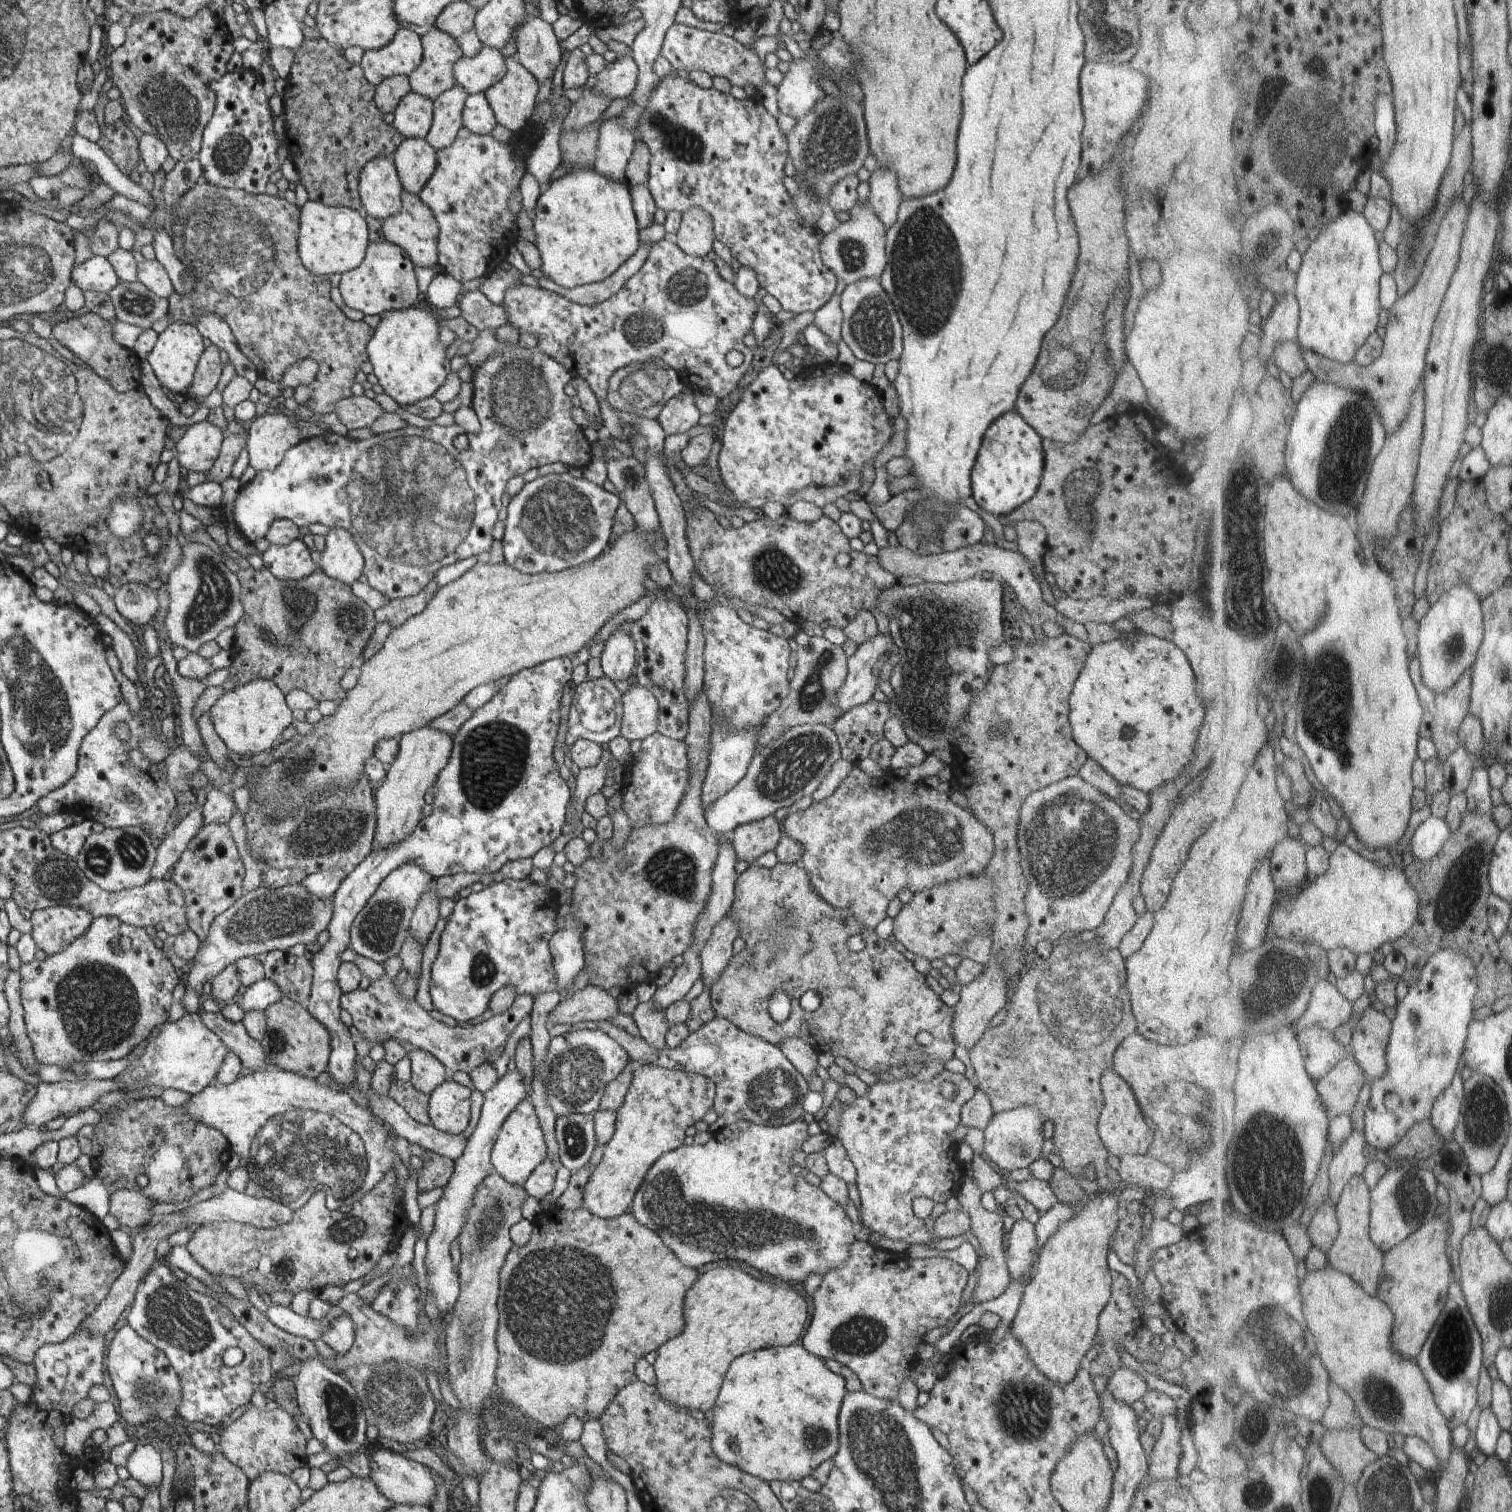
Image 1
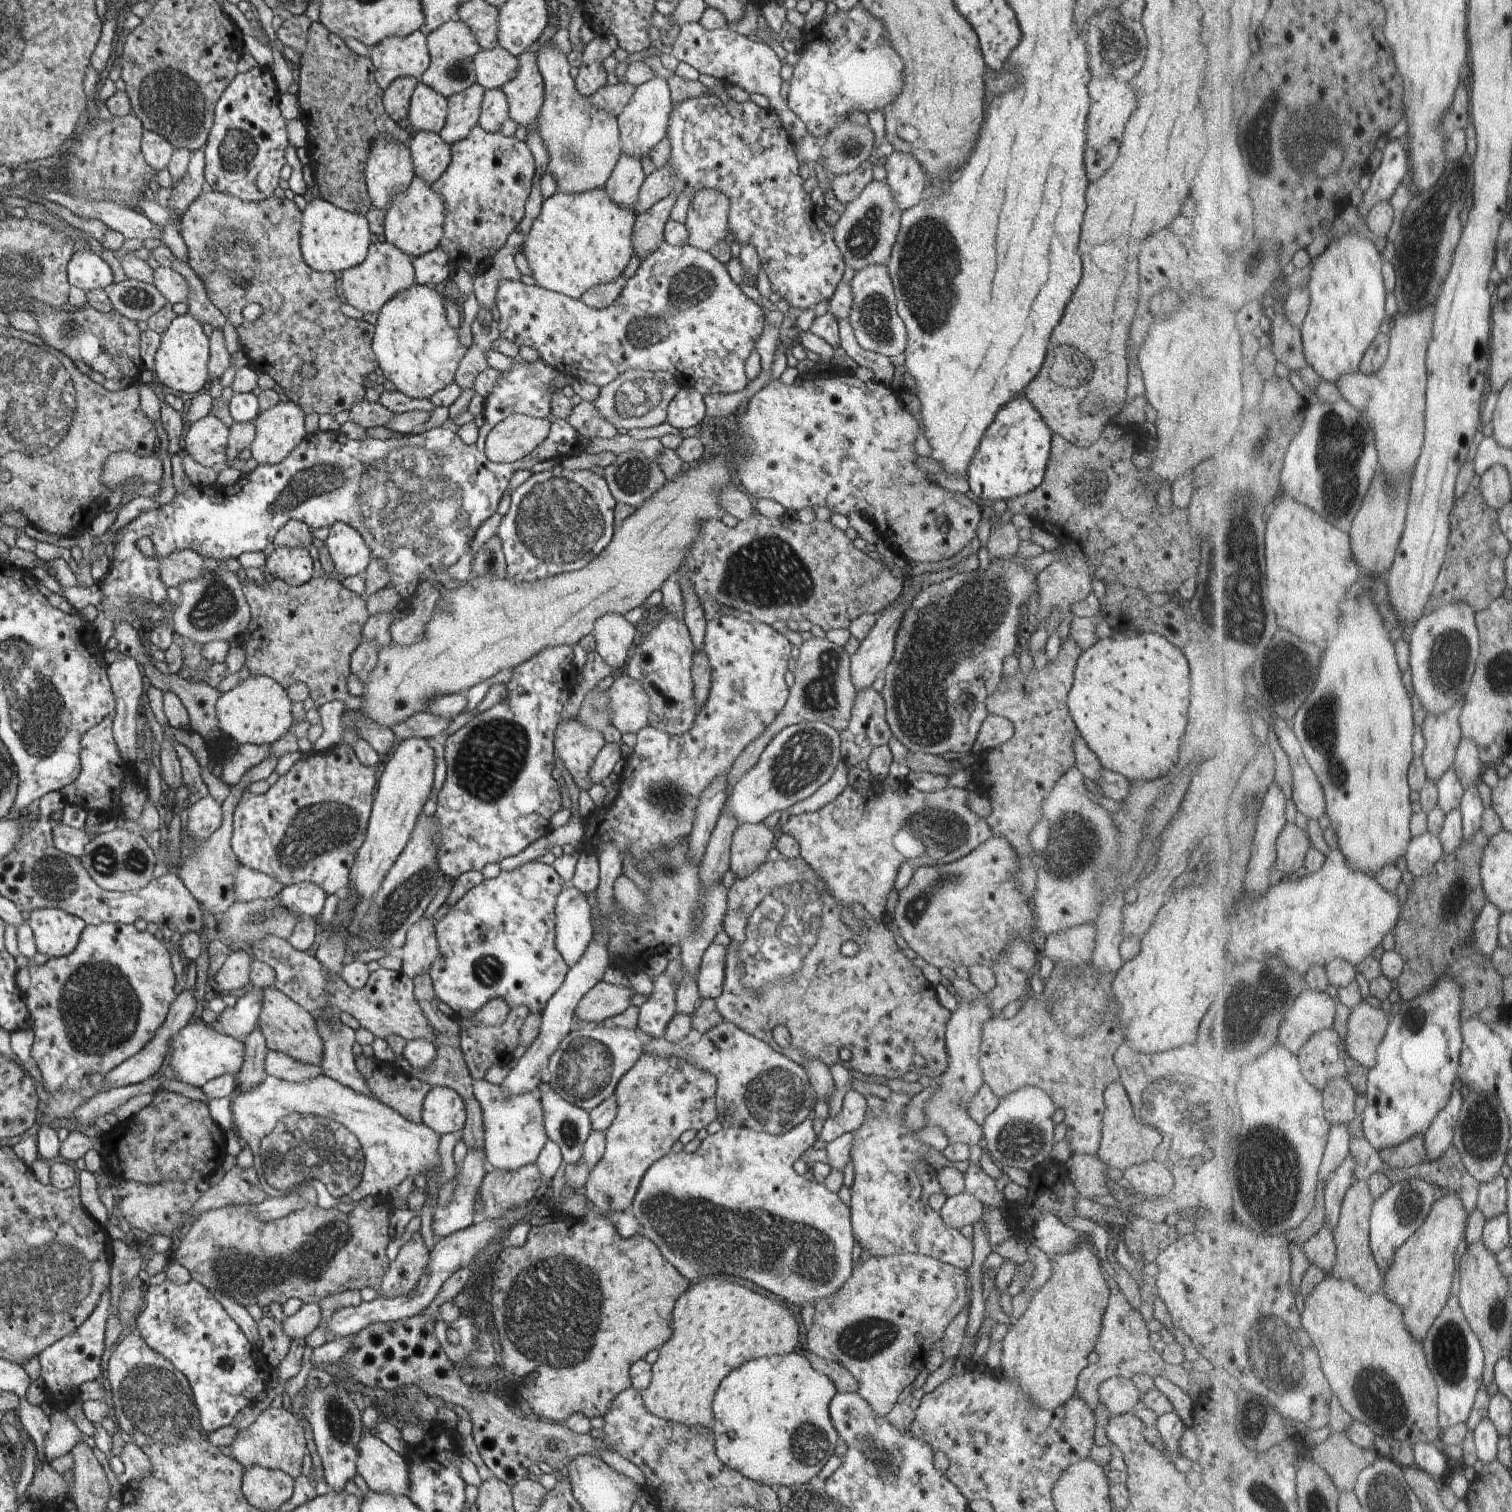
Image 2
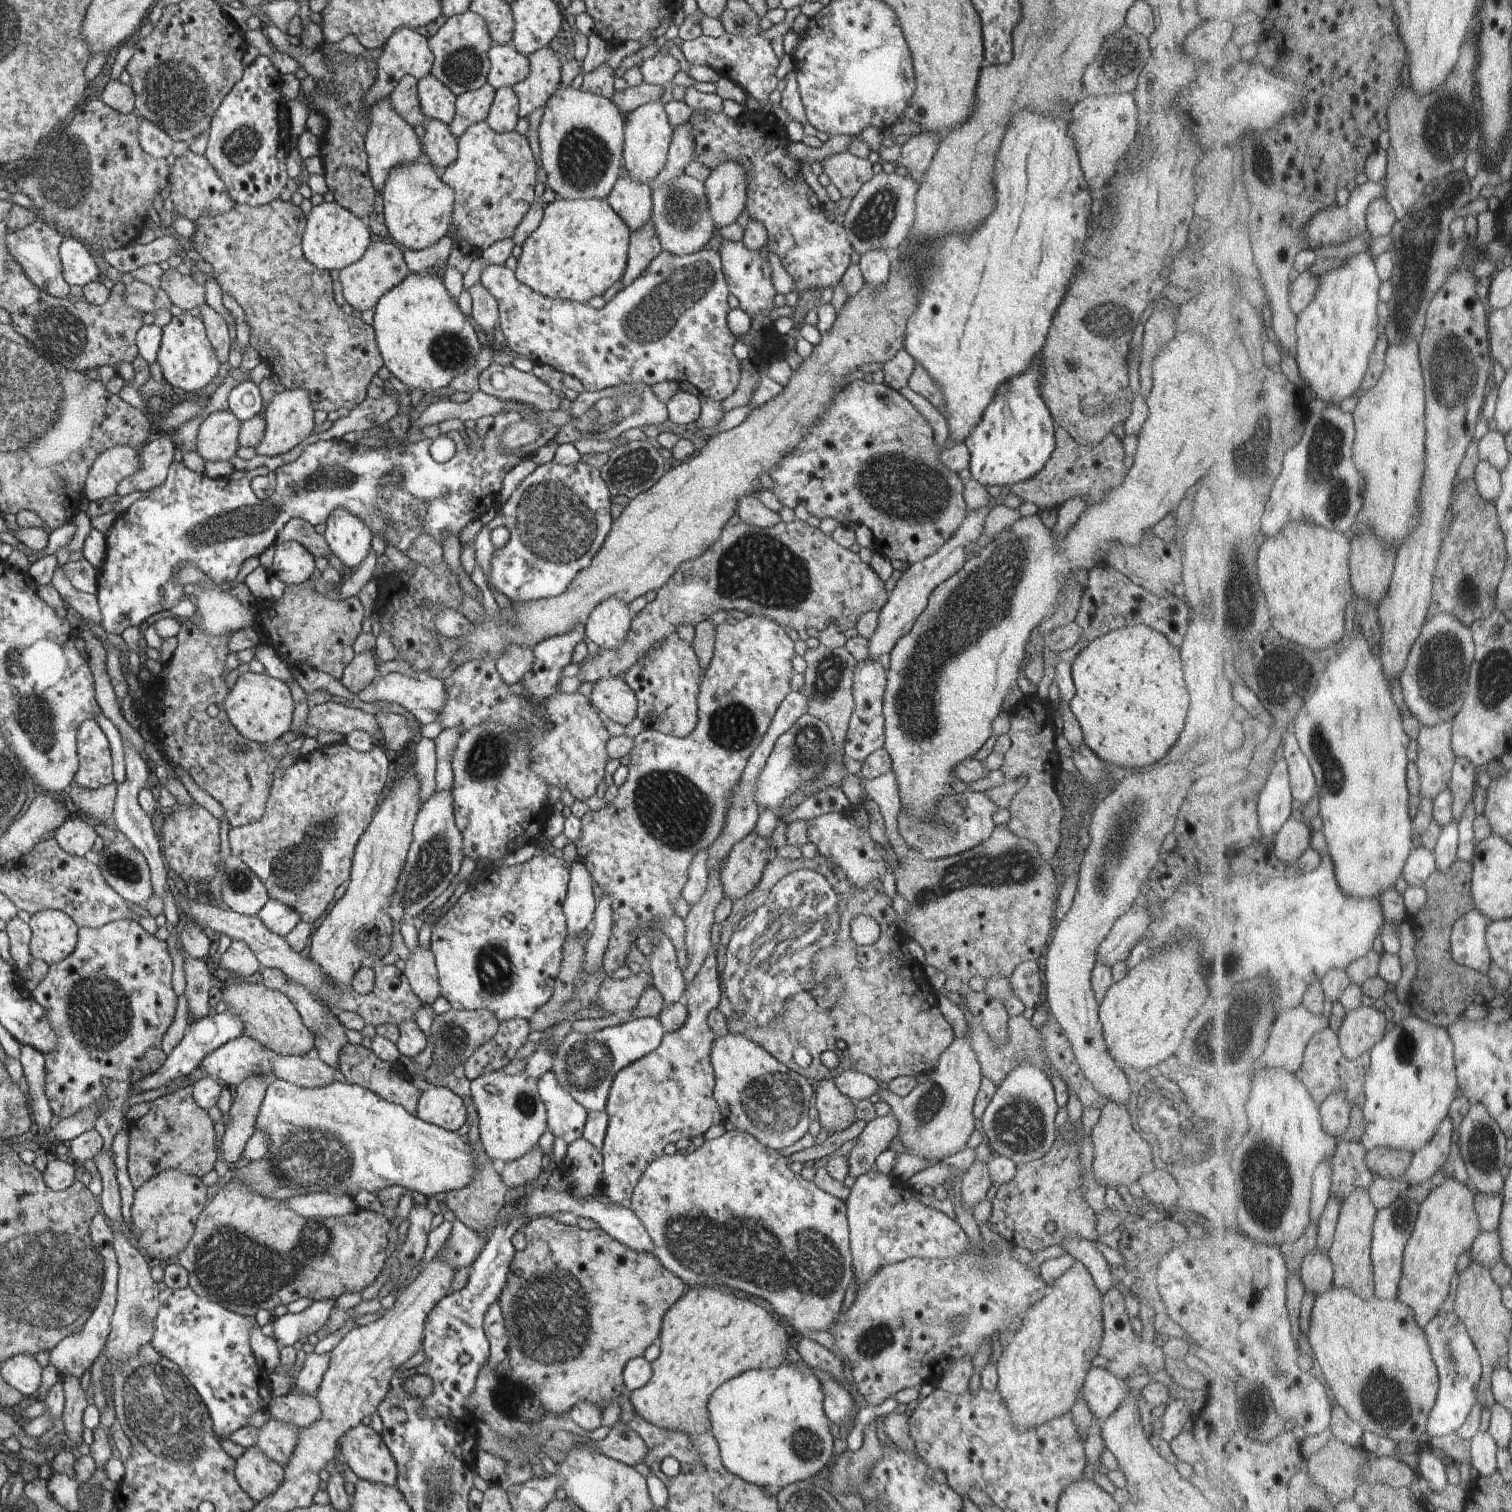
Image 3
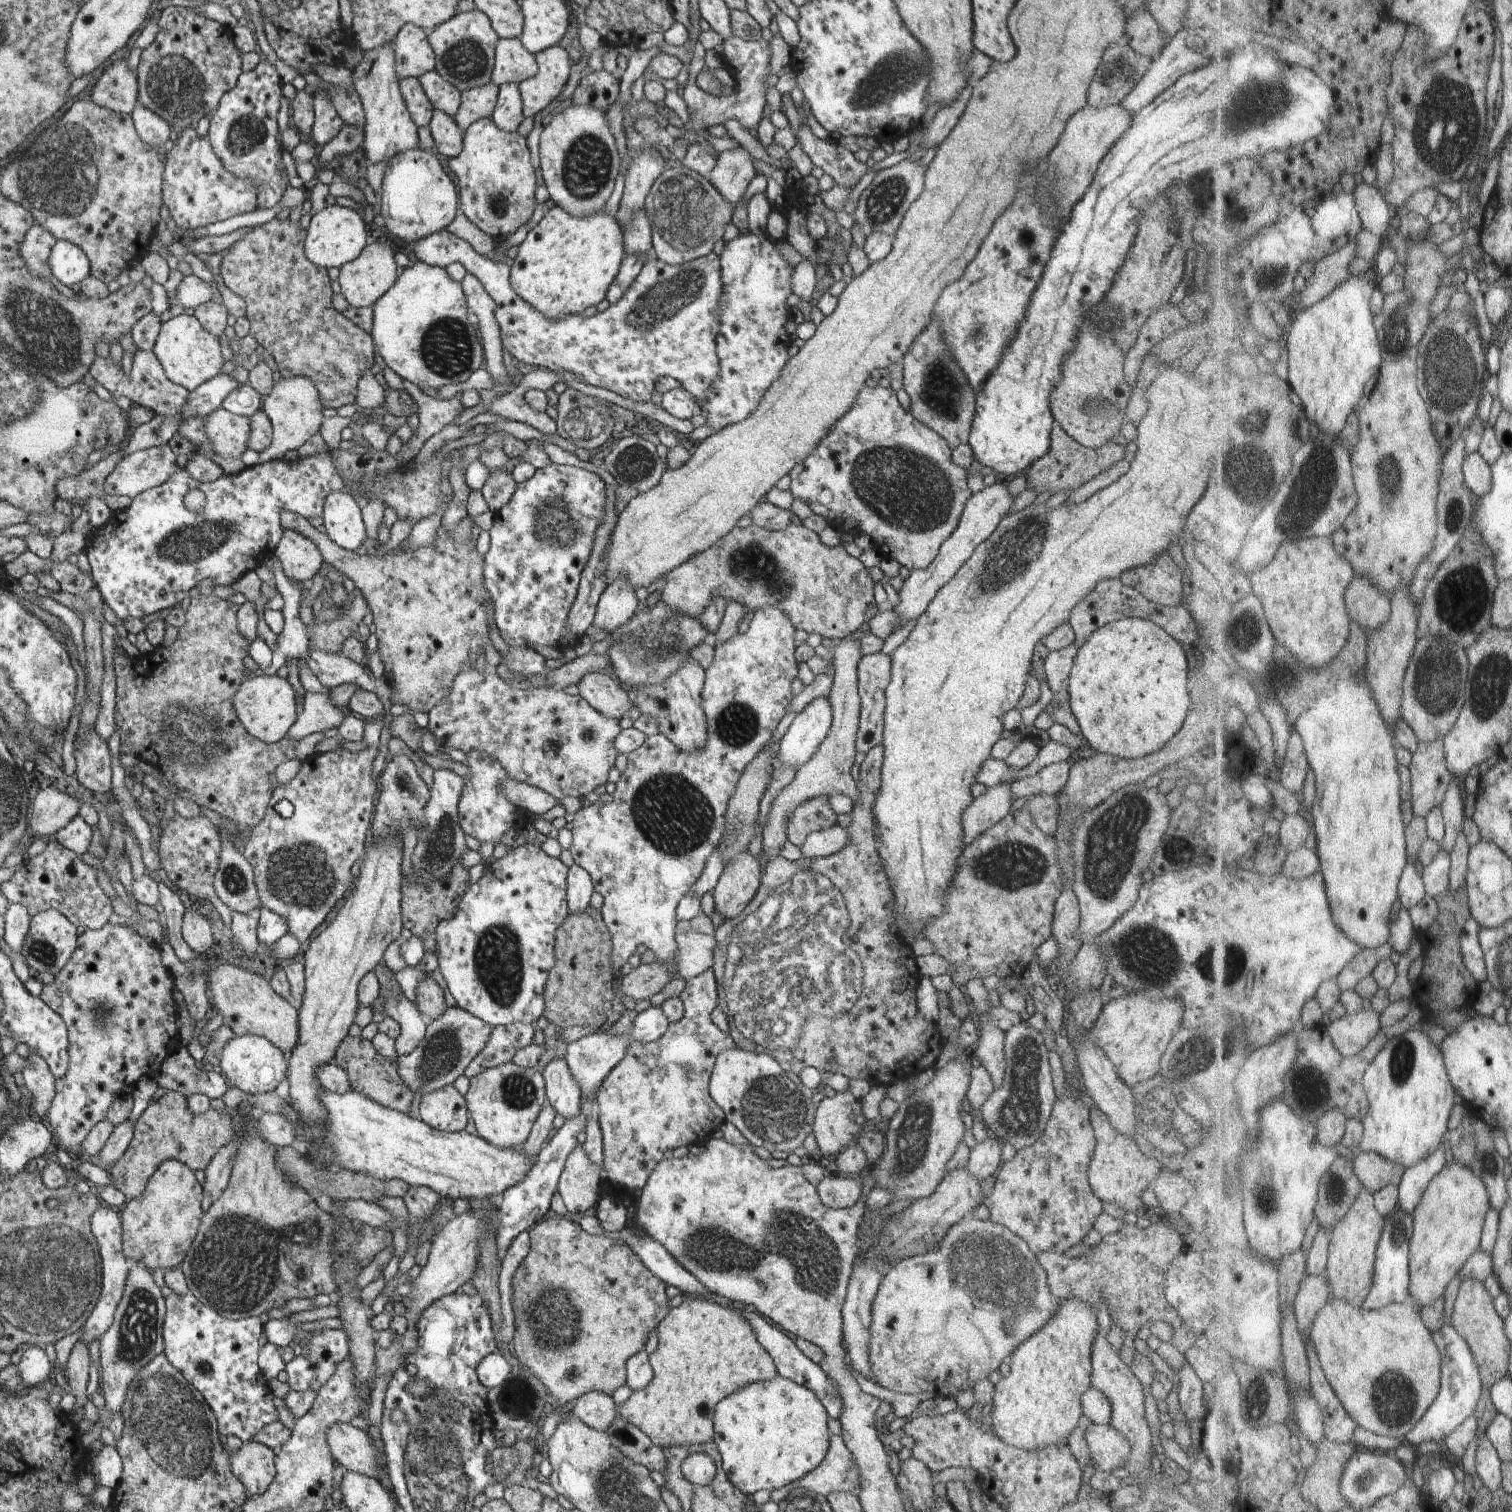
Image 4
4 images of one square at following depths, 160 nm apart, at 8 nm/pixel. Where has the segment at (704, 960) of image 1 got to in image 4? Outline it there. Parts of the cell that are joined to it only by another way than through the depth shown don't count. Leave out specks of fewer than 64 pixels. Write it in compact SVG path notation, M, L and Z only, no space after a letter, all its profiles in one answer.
M711 968L686 981L678 997L682 1002L682 1017L670 1022L665 1032L654 1041L629 1043L624 1055L611 1067L595 1094L597 1122L602 1136L602 1177L608 1178L615 1187L623 1186L635 1193L645 1184L665 1150L679 1146L702 1146L725 1121L723 1111L707 1092L708 1078L718 1054L735 1046L729 1033L719 1030L710 1017L718 1004L717 986Z

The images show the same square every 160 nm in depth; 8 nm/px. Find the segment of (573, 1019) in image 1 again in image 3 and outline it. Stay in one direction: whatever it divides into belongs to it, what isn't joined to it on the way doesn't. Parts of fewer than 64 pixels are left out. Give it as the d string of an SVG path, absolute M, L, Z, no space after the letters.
M650 970L630 974L623 980L604 976L597 988L597 1009L610 1012L632 1012L641 992L652 983Z

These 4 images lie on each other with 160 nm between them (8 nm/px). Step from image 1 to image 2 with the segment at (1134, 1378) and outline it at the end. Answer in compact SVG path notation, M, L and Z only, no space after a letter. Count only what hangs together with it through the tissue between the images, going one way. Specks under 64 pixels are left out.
M1109 1377L1100 1382L1096 1393L1098 1402L1107 1407L1111 1415L1132 1411L1139 1405L1135 1386L1124 1377Z

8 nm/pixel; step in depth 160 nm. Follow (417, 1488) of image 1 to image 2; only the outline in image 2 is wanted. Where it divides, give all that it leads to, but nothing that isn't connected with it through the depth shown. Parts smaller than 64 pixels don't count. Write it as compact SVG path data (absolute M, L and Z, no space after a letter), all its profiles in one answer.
M366 1429L356 1443L356 1450L356 1472L369 1490L390 1496L407 1496L409 1468L402 1456Z

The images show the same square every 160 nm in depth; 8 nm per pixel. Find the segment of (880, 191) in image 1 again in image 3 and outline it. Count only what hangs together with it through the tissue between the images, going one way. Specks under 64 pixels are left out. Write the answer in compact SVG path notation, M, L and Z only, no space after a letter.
M923 131L909 137L907 142L900 145L901 156L897 163L899 166L907 168L908 175L918 184L920 184L922 174L931 162L939 141L935 133Z

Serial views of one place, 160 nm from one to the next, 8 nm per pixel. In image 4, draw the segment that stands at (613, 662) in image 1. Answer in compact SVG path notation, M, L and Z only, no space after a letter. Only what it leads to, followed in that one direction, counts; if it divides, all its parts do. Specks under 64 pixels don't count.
M615 577L599 595L592 624L610 633L639 609L640 603L627 577Z

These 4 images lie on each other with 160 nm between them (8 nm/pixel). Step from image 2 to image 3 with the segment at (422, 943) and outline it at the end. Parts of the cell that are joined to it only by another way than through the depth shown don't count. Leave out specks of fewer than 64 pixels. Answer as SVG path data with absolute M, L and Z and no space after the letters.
M416 944L416 947L409 951L402 974L407 978L421 1005L432 1005L440 996L435 960L429 948L424 949Z

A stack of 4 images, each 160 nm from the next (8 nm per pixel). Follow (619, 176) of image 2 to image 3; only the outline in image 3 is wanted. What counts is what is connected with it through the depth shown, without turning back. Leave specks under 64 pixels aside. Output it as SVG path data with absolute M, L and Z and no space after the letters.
M626 174L624 178L616 180L611 192L606 196L606 203L630 232L639 230L647 224L651 217L651 188L643 183L634 181Z

